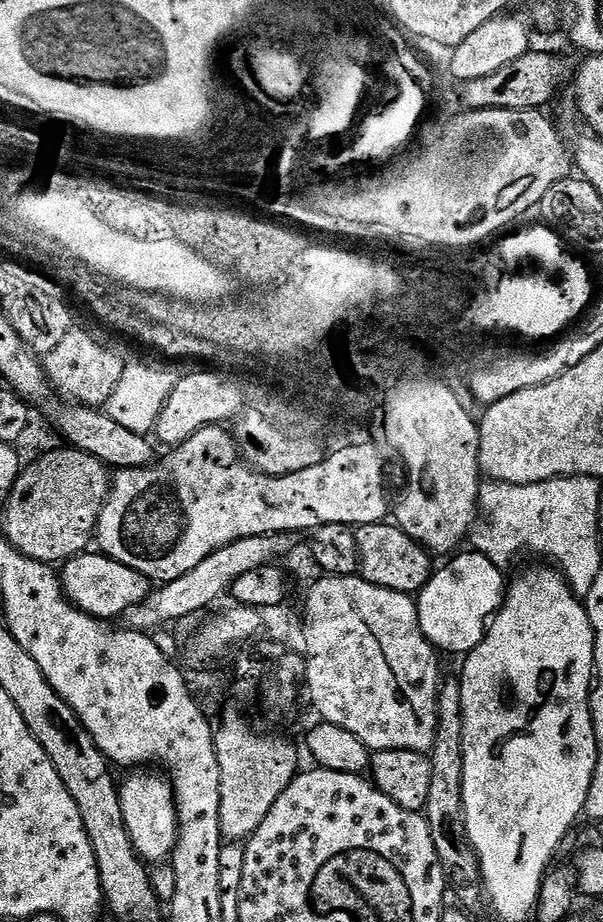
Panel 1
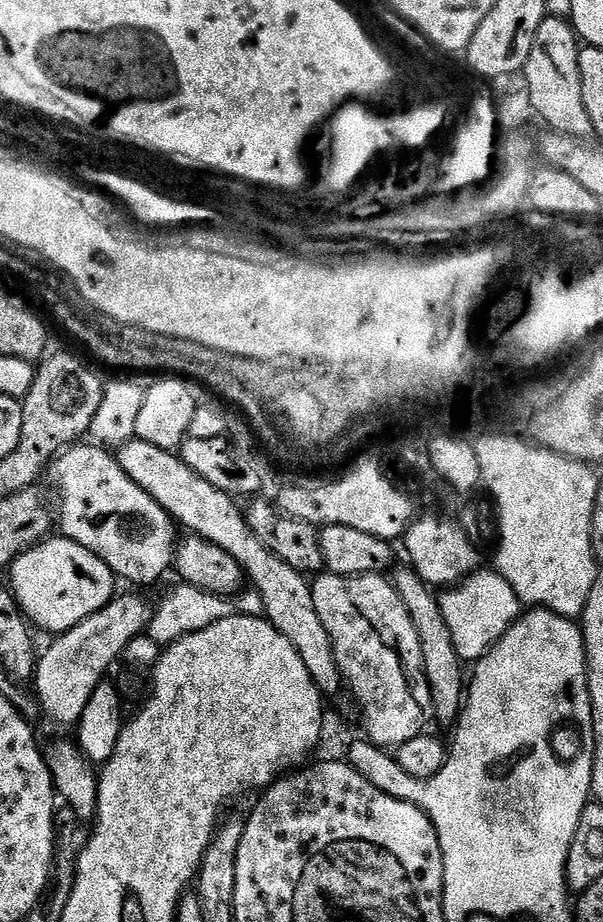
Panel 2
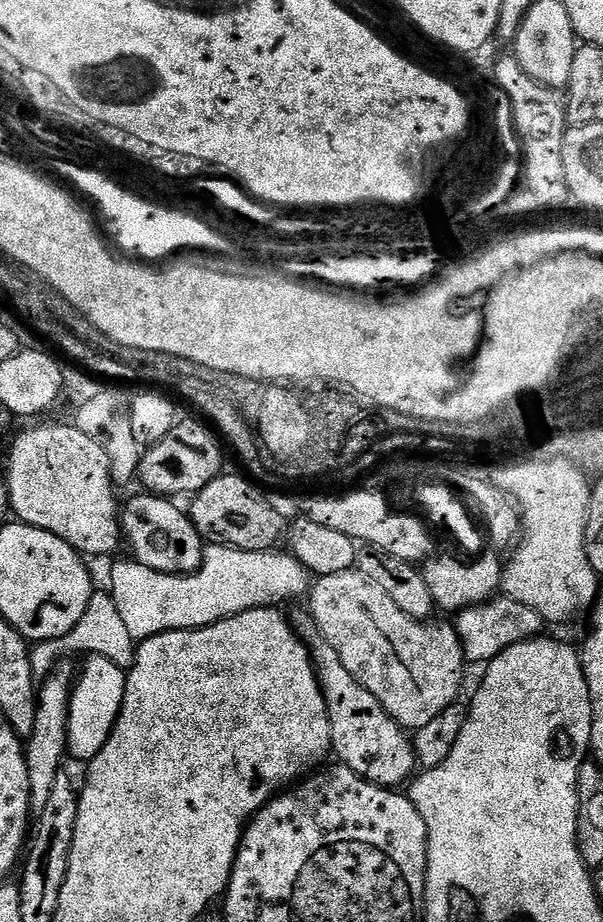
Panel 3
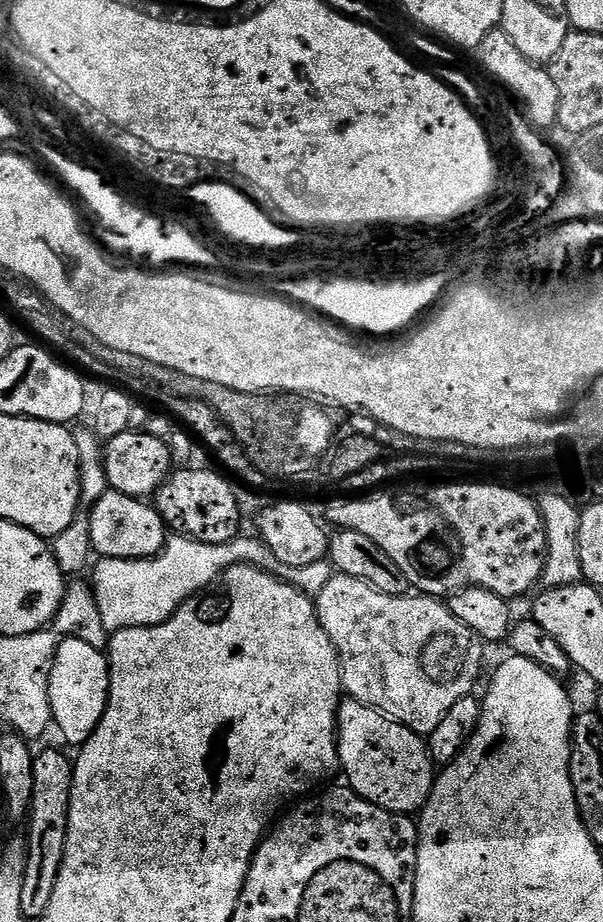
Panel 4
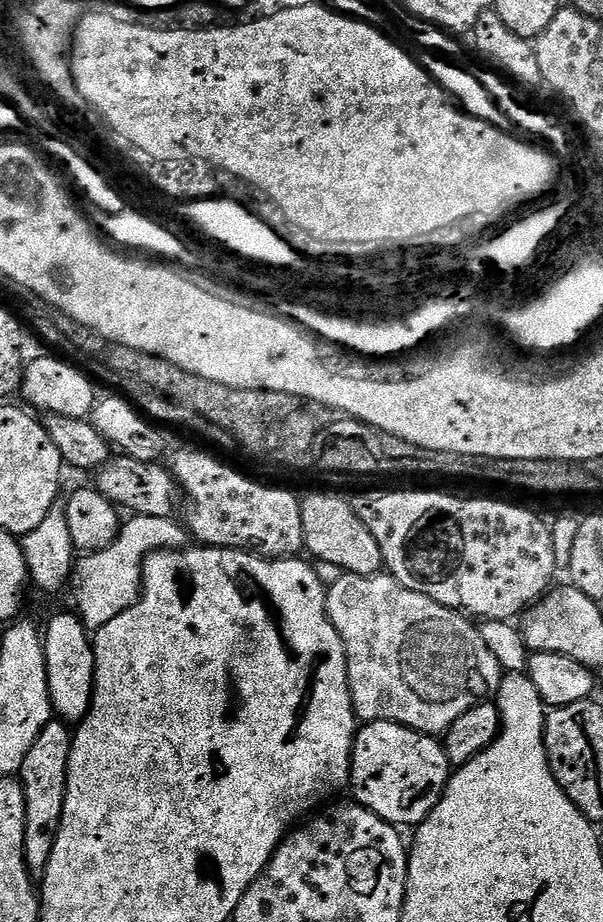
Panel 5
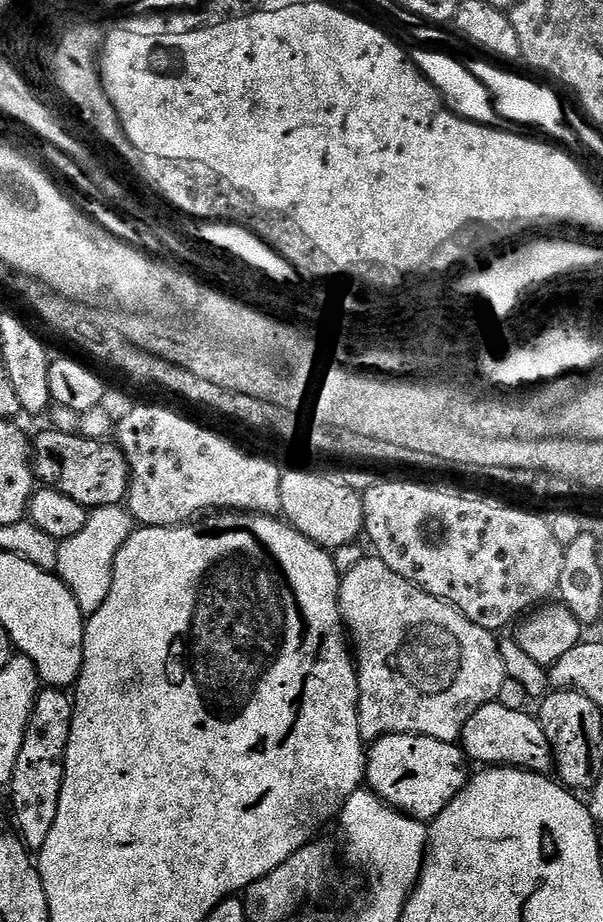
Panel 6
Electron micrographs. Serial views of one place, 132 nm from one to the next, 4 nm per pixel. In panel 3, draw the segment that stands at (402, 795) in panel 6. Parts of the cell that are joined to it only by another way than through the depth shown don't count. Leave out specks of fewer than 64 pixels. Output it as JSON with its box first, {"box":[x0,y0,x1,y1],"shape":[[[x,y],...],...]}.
{"box":[290,611,418,790],"shape":[[[303,611],[296,617],[293,615],[290,623],[296,635],[312,653],[312,664],[316,668],[316,677],[330,718],[332,752],[336,756],[335,759],[354,770],[354,774],[358,774],[363,780],[378,784],[382,788],[396,790],[407,785],[418,768],[409,733],[397,724],[395,718],[384,709],[382,702],[378,702],[378,698],[374,698],[361,686],[358,678],[354,678],[354,674],[346,670],[346,666],[342,666],[338,650],[334,650],[334,646],[326,642],[314,622],[311,611]]]}

